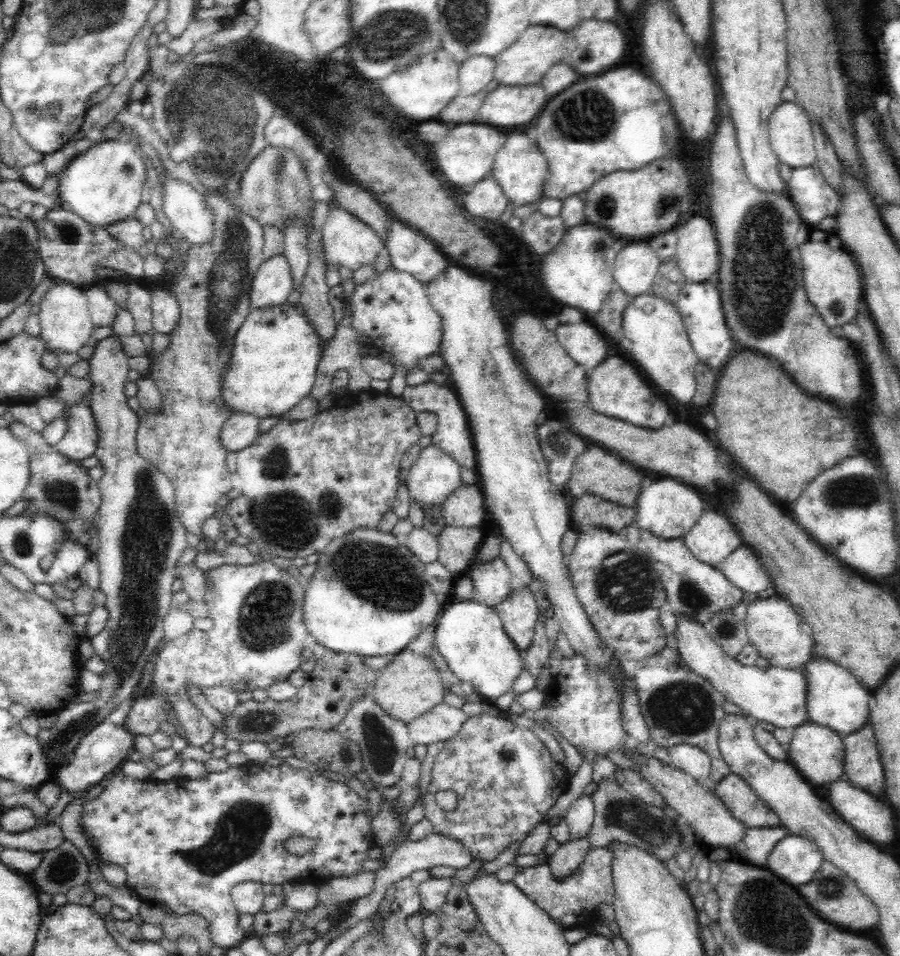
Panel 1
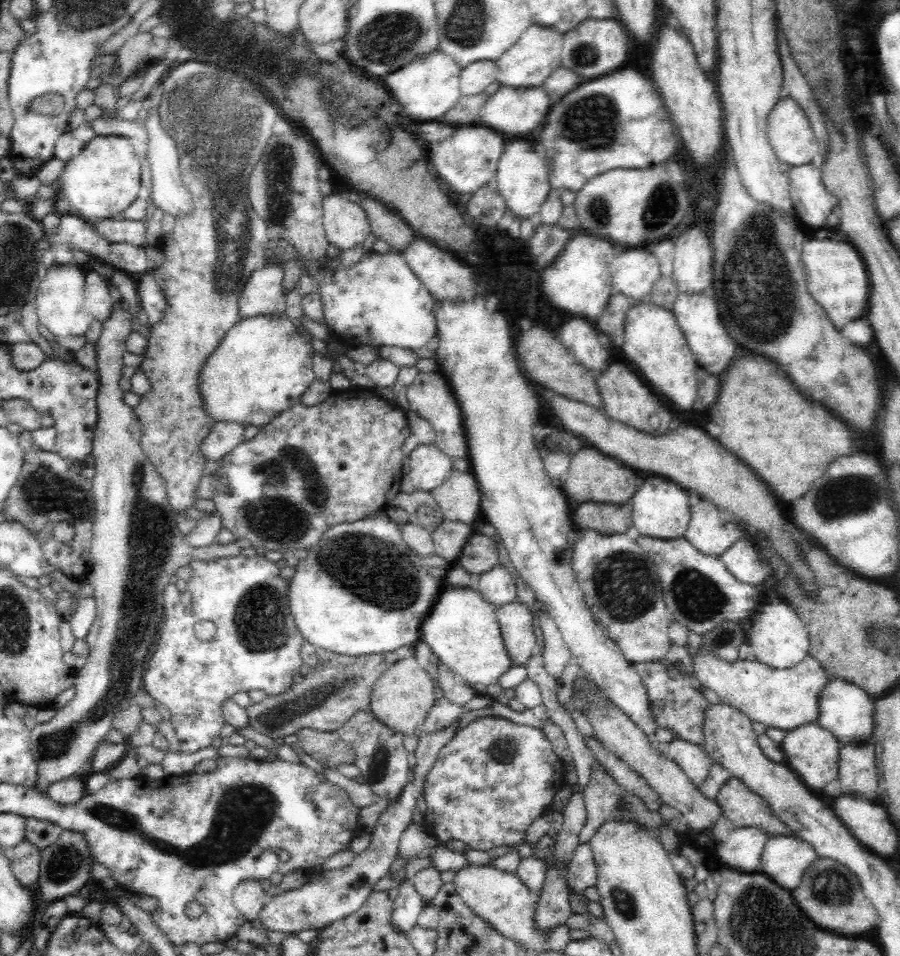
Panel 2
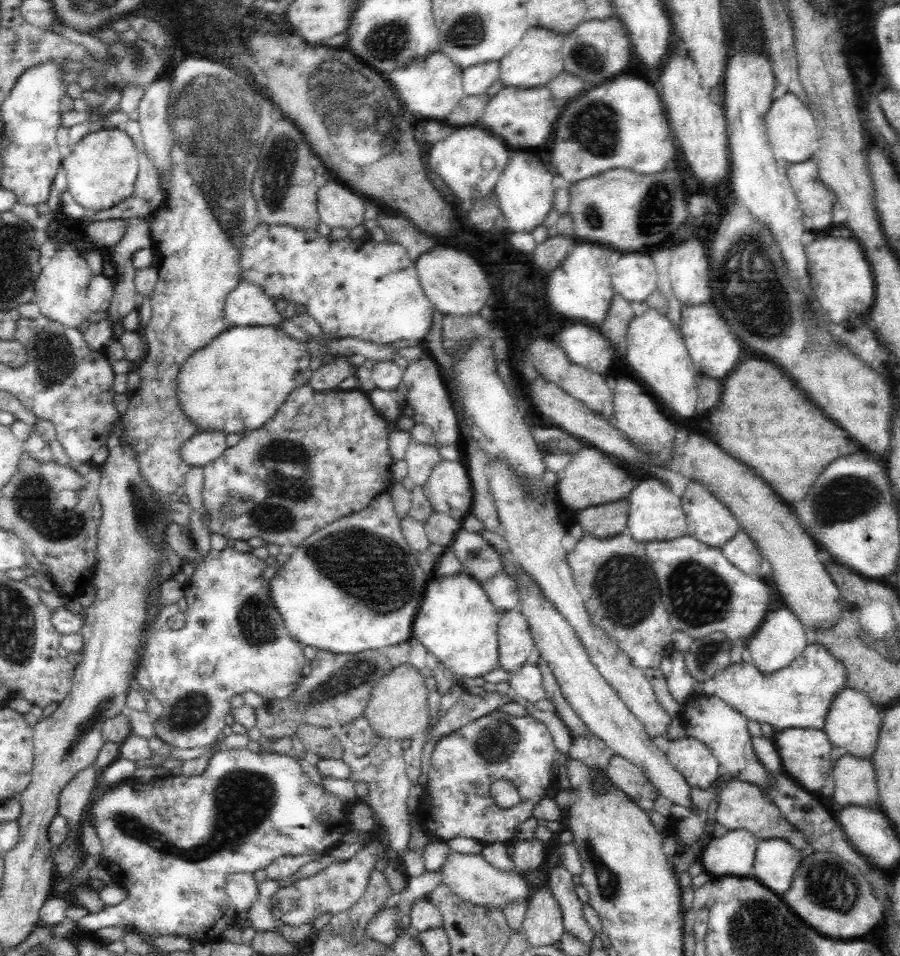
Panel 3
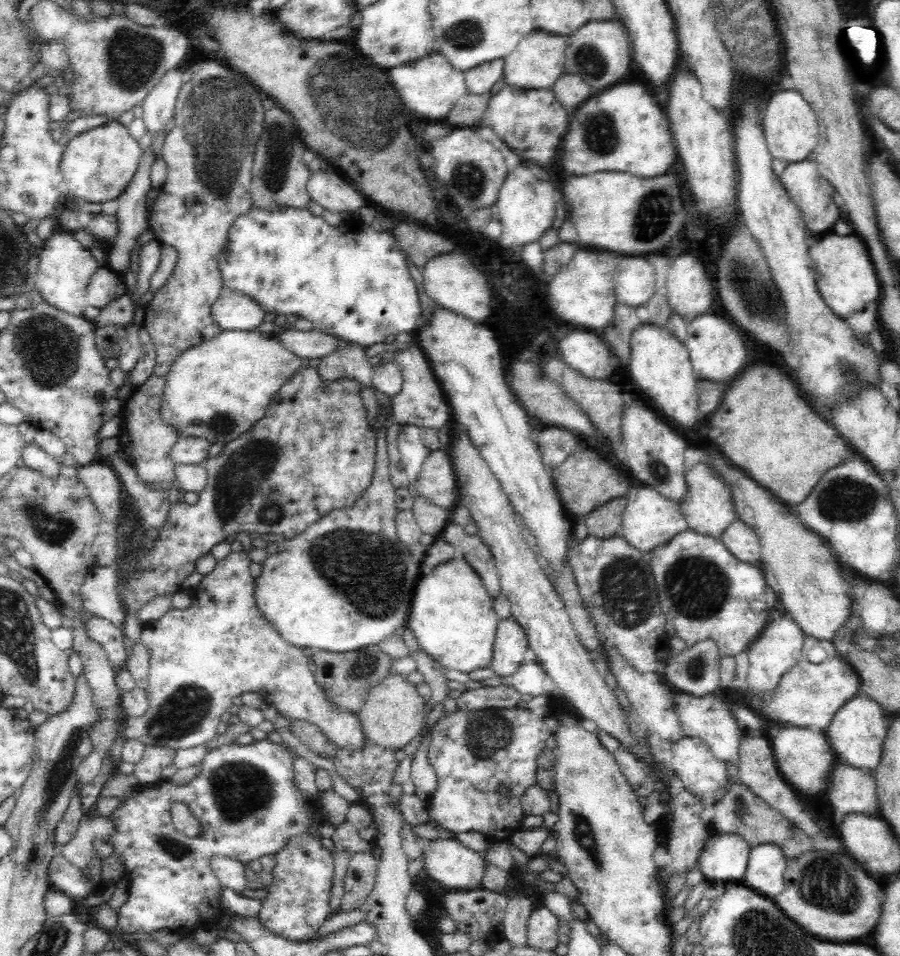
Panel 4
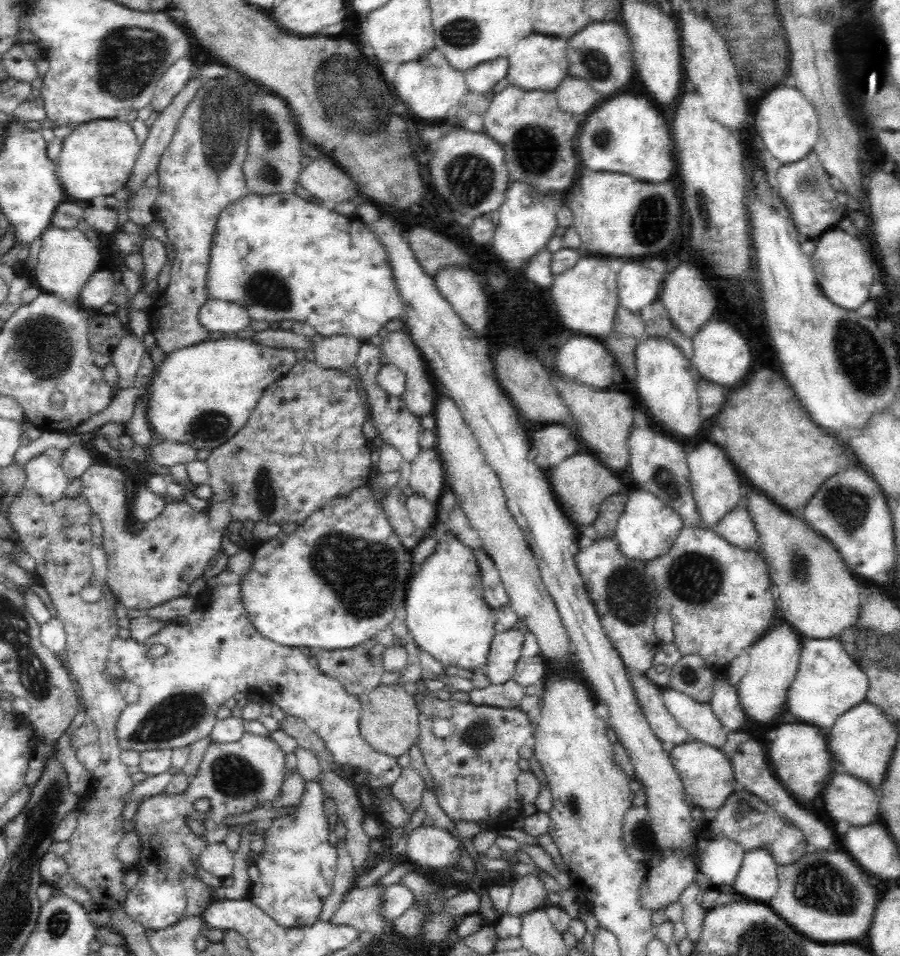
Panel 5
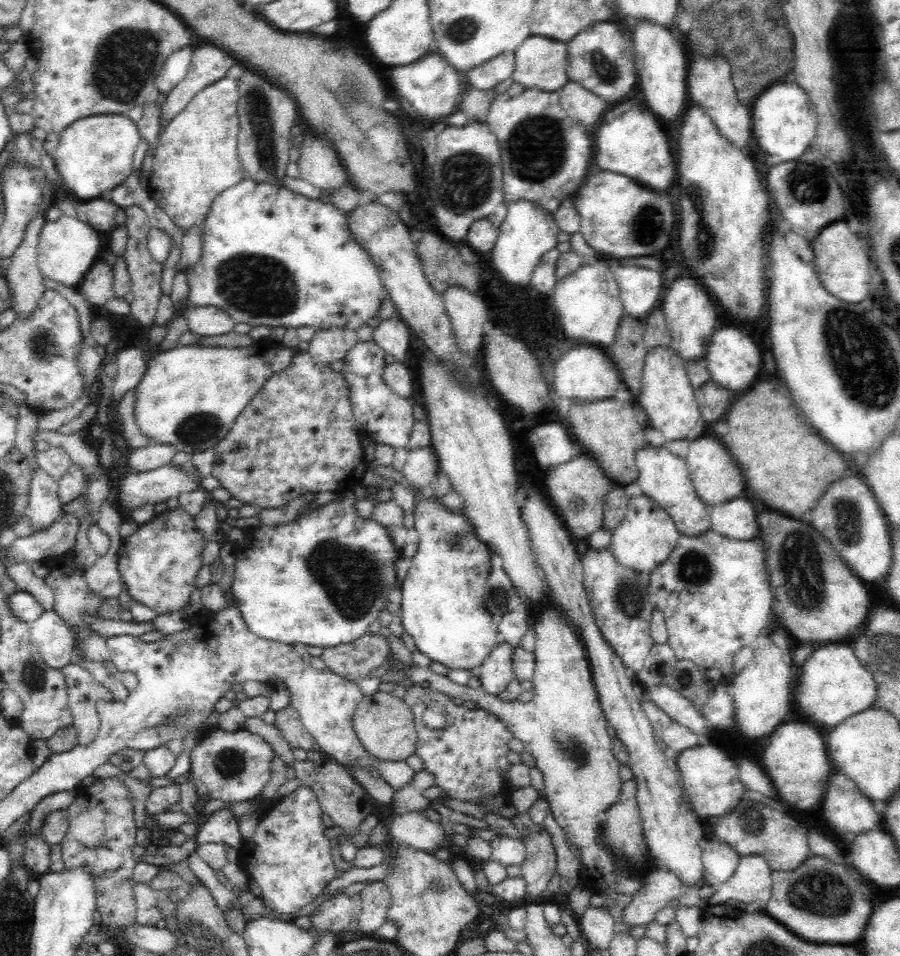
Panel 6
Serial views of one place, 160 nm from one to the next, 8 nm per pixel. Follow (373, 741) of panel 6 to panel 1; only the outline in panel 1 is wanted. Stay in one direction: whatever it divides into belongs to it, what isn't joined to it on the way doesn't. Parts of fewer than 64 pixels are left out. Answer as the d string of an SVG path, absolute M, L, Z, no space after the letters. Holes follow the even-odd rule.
M406 648L379 671L372 694L389 716L408 724L412 719L442 703L447 690L444 688L439 671L430 657L418 655Z

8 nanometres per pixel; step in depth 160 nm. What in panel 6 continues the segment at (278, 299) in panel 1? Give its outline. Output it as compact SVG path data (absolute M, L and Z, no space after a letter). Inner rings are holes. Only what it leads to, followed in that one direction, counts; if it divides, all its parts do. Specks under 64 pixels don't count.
M187 306L182 312L188 321L189 331L198 336L218 336L234 331L238 322L217 306Z

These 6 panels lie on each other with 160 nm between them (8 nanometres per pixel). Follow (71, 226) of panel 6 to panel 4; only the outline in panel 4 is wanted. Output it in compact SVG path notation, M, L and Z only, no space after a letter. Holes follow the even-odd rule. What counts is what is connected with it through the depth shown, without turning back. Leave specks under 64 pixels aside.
M56 232L41 243L40 249L40 264L34 279L34 288L38 290L42 300L56 309L72 315L82 315L87 307L86 287L90 277L99 269L90 249L82 247L72 234Z

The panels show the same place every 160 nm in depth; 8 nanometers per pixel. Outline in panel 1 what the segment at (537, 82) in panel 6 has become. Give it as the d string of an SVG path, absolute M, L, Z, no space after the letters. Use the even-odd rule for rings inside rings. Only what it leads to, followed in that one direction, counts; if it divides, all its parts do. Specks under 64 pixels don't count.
M530 25L501 54L494 57L495 78L502 84L534 84L540 82L547 70L564 60L567 54L565 31L558 27Z

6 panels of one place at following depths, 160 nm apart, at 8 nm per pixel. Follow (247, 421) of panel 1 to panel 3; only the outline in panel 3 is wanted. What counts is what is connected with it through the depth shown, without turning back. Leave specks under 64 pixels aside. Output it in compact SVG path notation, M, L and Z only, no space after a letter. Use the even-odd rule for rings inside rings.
M200 431L180 449L180 455L190 467L204 467L226 452L228 434L222 431Z

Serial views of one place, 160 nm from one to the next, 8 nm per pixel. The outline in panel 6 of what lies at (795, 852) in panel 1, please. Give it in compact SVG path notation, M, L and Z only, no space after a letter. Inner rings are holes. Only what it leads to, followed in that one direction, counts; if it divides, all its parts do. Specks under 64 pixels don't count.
M759 854L740 857L736 870L726 883L716 885L716 892L707 905L722 905L727 901L768 902L772 896L773 870Z

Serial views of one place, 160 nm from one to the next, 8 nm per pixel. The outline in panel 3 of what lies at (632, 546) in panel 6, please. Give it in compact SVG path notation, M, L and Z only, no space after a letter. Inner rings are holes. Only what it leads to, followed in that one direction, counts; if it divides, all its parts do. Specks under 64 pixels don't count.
M648 478L635 486L627 496L629 513L627 532L638 543L654 540L673 540L687 534L687 516L681 503L681 497L674 495L665 481Z

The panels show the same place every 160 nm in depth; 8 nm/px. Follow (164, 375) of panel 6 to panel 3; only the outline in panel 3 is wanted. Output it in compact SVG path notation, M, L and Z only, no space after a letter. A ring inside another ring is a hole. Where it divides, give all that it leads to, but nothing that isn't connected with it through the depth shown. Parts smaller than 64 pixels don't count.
M229 326L223 333L213 338L206 346L197 350L180 367L177 395L180 399L182 411L186 413L188 419L192 419L194 425L200 431L222 431L226 434L240 433L241 431L252 431L261 428L278 412L280 406L284 405L288 395L297 387L305 385L311 379L313 370L310 368L312 356L307 349L306 343L291 337L281 326Z

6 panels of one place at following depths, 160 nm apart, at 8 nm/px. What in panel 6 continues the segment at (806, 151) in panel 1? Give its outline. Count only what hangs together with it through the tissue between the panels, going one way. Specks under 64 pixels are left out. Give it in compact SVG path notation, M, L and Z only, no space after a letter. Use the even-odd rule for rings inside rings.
M774 84L764 90L752 106L752 132L758 144L770 154L780 156L780 160L800 158L816 136L818 119L806 91L797 84Z

